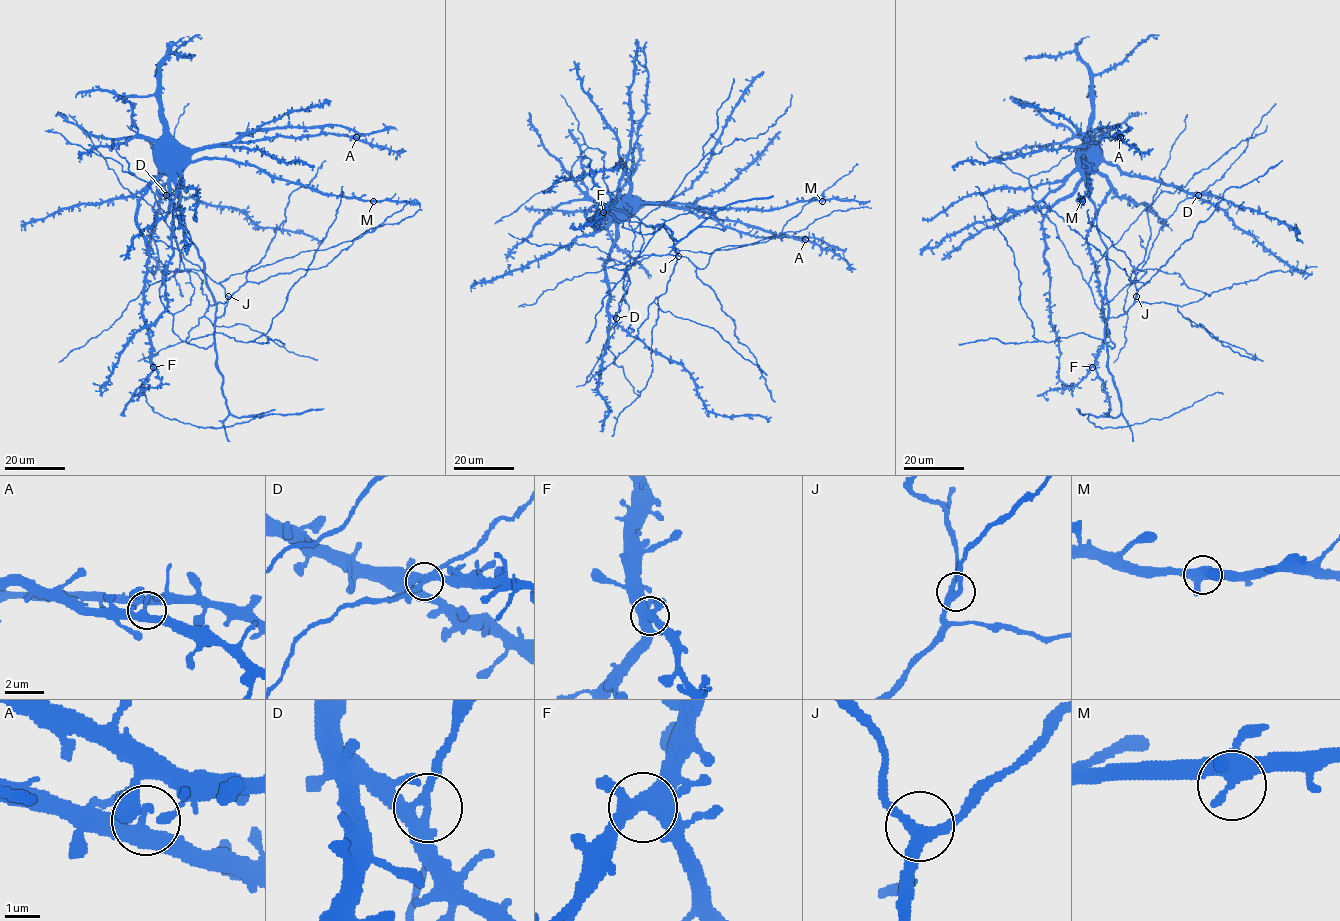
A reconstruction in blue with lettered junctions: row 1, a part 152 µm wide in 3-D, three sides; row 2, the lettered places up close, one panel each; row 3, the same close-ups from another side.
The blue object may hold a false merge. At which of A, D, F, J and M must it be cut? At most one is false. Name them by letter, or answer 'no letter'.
no letter

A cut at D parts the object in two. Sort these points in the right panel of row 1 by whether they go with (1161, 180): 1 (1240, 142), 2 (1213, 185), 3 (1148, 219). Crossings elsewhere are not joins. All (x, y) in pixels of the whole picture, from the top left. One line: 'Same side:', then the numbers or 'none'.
Same side: 1, 3

